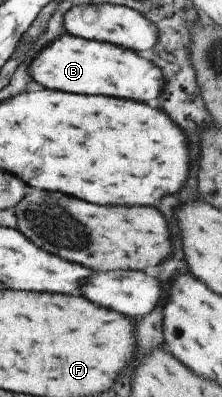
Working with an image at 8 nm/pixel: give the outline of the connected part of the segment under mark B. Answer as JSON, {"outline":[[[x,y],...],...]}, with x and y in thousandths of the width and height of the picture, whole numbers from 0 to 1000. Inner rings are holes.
{"outline":[[[315,86],[252,93],[239,108],[171,128],[126,169],[126,184],[207,224],[378,239],[450,237],[649,259],[712,249],[748,219],[721,169],[608,128]]]}

